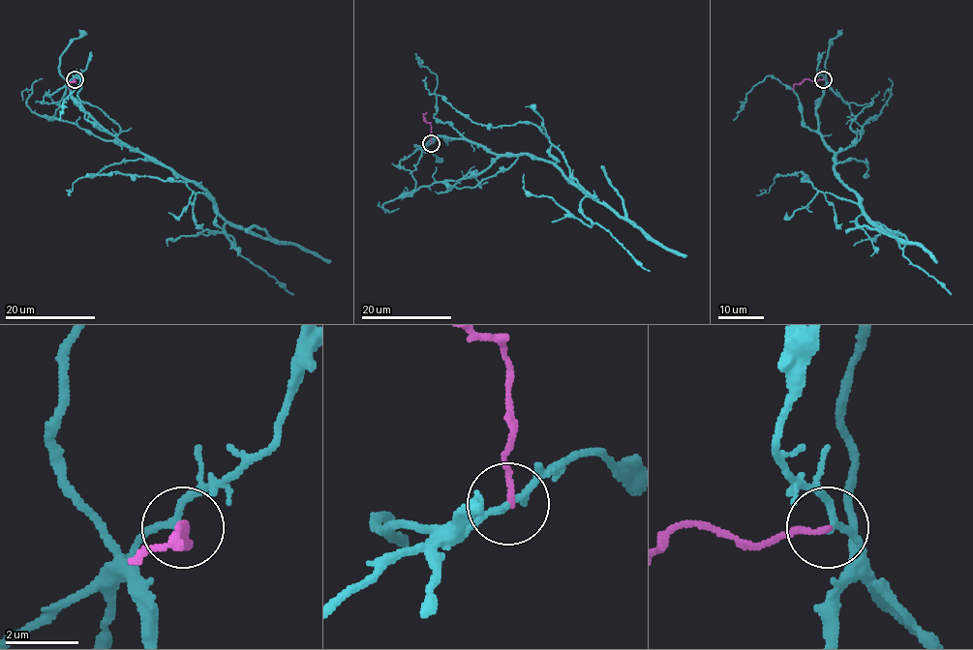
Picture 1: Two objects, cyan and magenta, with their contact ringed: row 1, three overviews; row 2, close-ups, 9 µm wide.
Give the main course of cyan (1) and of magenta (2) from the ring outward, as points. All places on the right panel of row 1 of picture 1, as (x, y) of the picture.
1: (823, 79), (818, 132), (858, 201), (823, 193), (799, 172), (776, 175), (768, 193), (756, 194)
2: (823, 79), (804, 79), (792, 90)

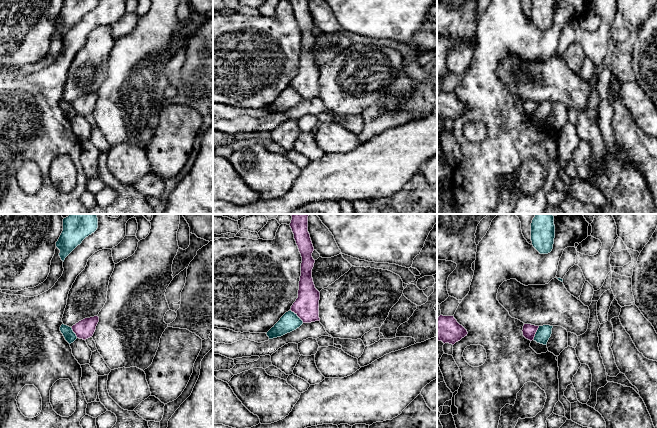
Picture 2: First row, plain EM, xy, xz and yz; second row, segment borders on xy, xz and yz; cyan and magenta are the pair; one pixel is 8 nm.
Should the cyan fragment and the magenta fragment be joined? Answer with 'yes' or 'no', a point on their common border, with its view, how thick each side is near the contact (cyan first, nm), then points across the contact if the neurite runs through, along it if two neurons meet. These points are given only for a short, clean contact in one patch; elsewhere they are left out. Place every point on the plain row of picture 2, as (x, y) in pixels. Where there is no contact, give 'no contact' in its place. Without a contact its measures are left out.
no; meets cyan in xz at (297, 92); 150 nm thick on the cyan side, 200 nm on the other; border along xz (290, 85), (303, 98)

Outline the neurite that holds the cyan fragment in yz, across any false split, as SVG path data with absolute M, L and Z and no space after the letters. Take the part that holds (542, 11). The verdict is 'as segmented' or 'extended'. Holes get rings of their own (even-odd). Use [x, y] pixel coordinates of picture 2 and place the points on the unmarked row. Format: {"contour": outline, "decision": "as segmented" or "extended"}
{"contour": "M531 0L532 21L540 30L548 30L552 27L554 14L554 0Z", "decision": "as segmented"}

